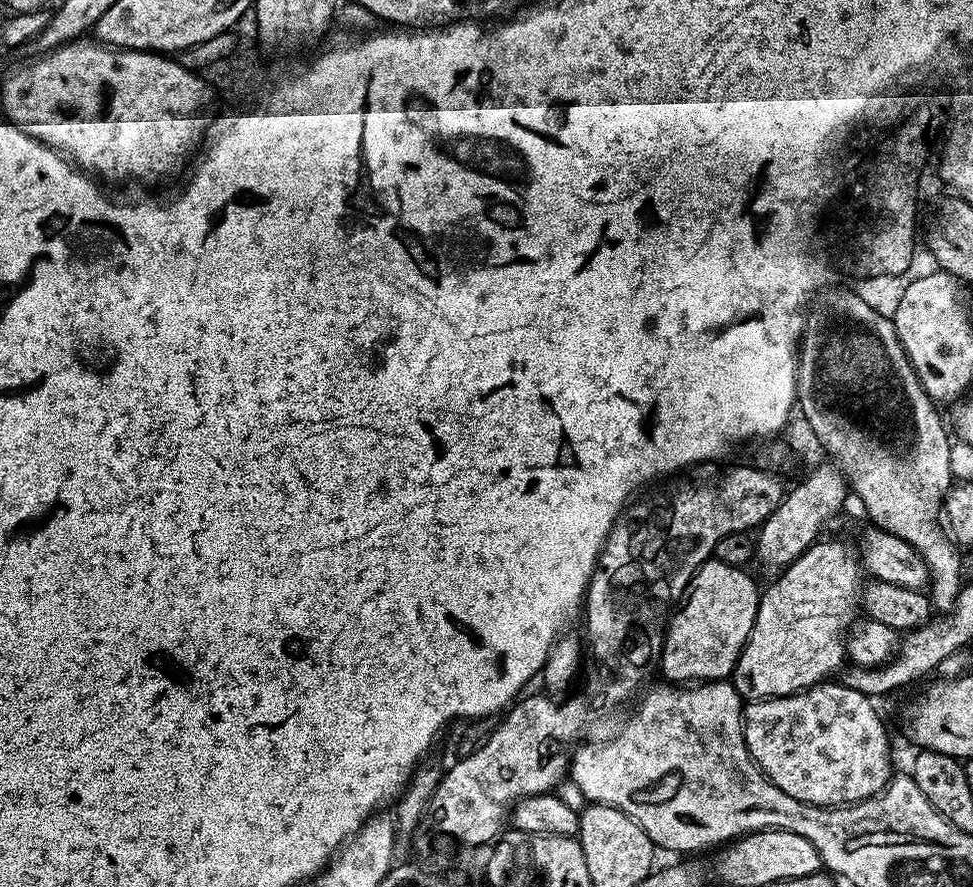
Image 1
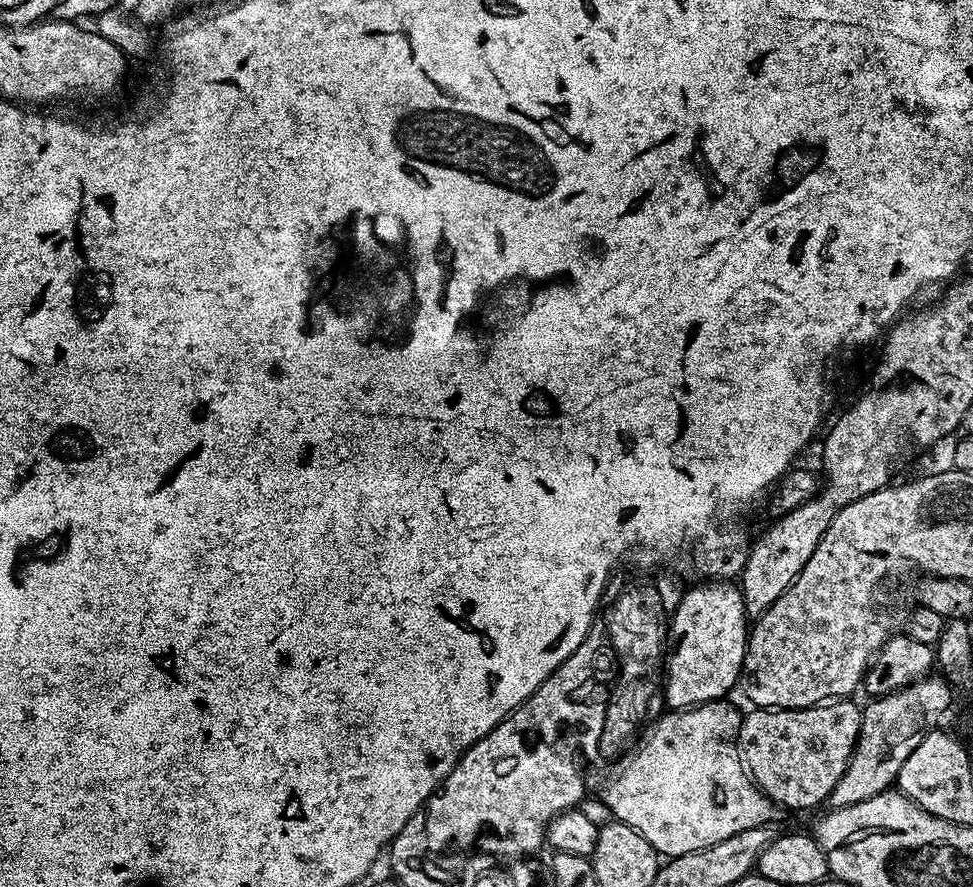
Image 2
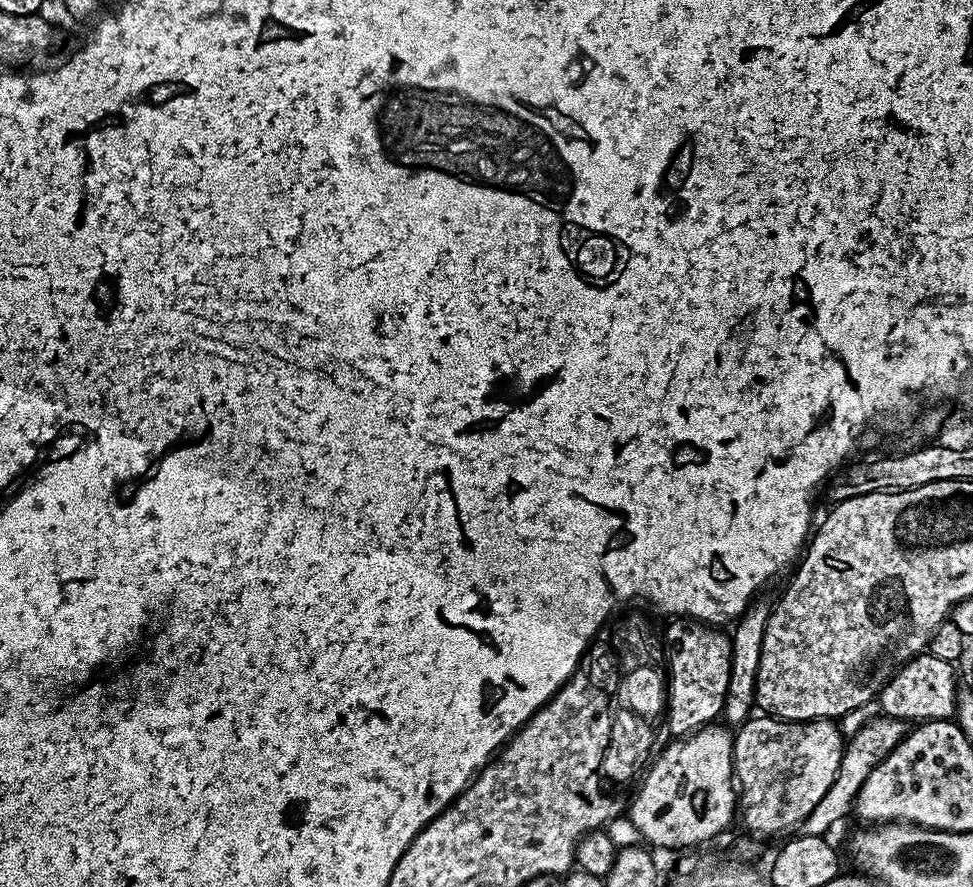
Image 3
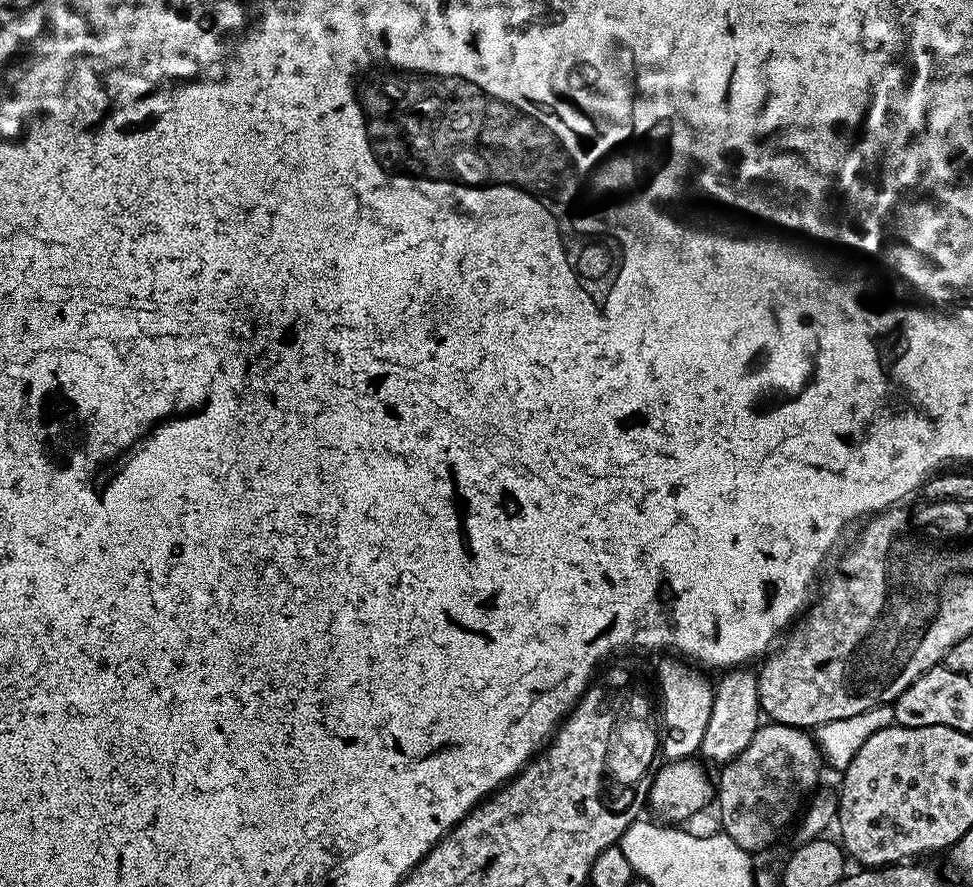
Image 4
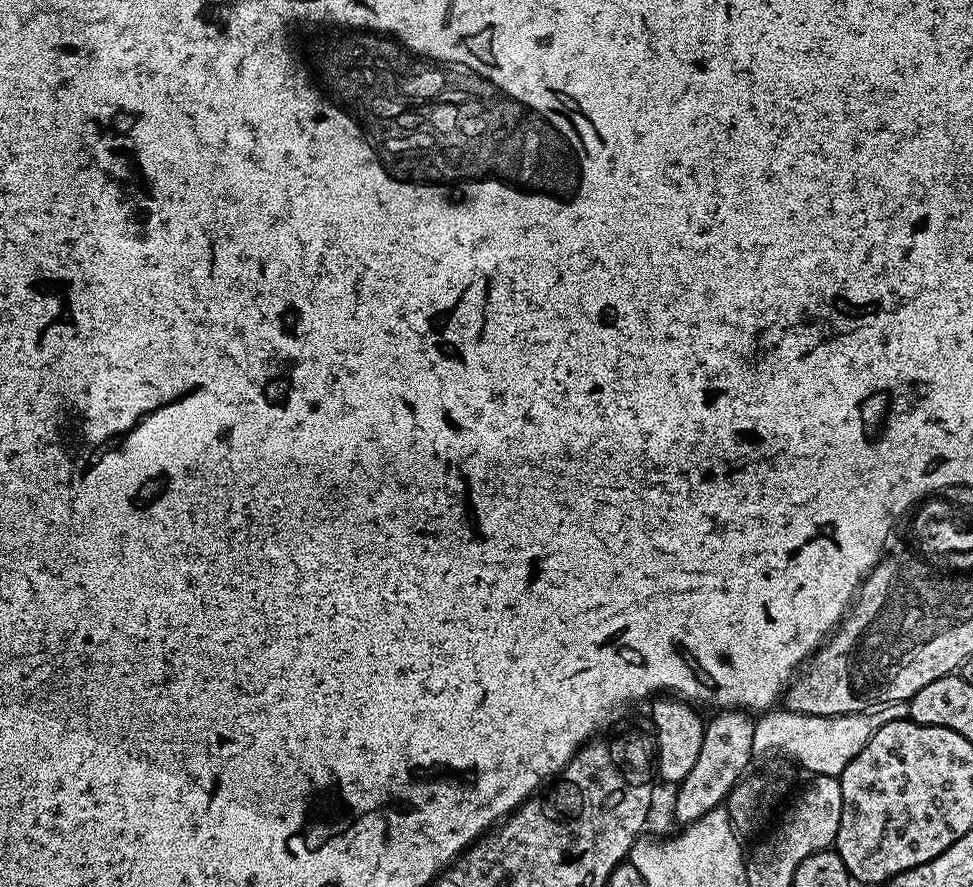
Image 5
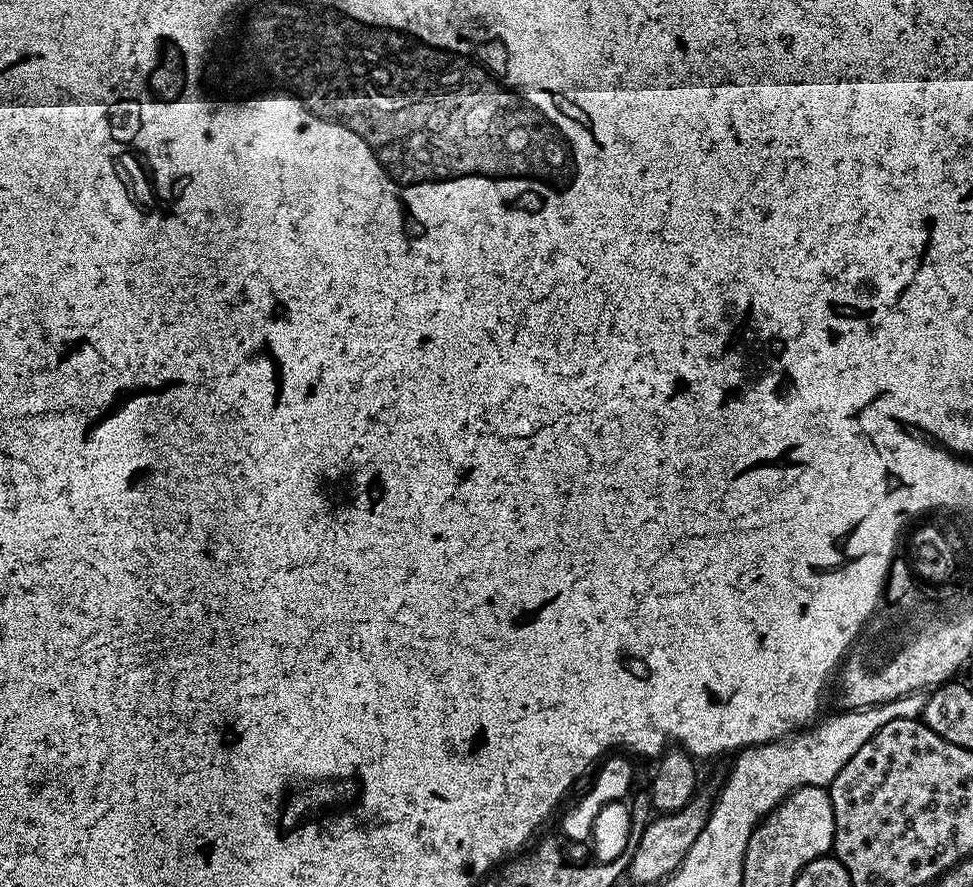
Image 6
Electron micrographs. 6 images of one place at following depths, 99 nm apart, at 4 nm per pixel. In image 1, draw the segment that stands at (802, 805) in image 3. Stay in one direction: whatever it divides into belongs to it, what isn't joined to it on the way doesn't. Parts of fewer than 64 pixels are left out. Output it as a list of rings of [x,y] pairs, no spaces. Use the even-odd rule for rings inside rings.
[[[825,682],[789,696],[754,700],[744,705],[744,741],[752,761],[764,775],[798,802],[839,808],[879,796],[894,775],[888,732],[876,713],[873,697],[850,690],[842,682]]]

